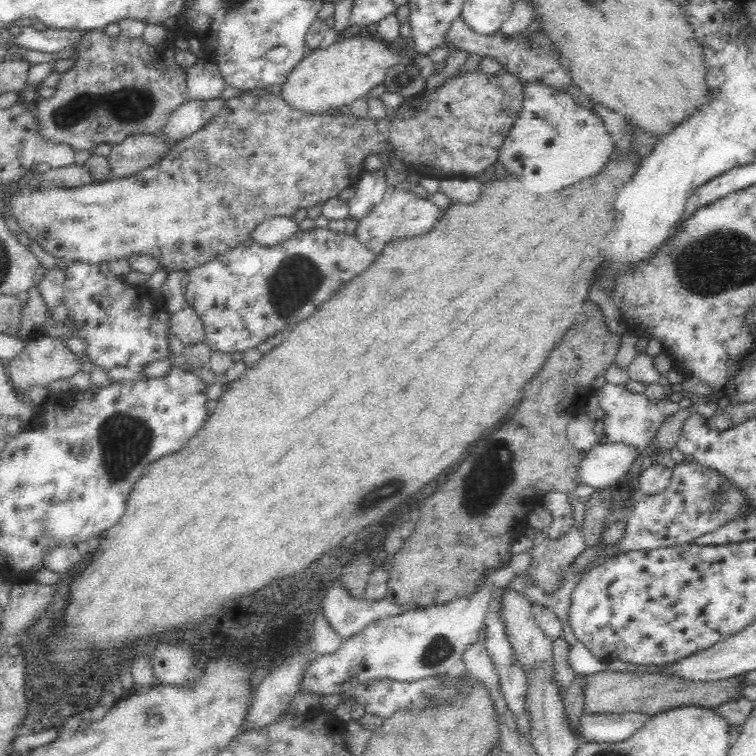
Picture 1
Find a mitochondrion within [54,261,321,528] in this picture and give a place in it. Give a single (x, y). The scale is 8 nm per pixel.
(125, 439)

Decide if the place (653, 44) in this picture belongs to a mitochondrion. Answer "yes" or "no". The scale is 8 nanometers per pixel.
no

